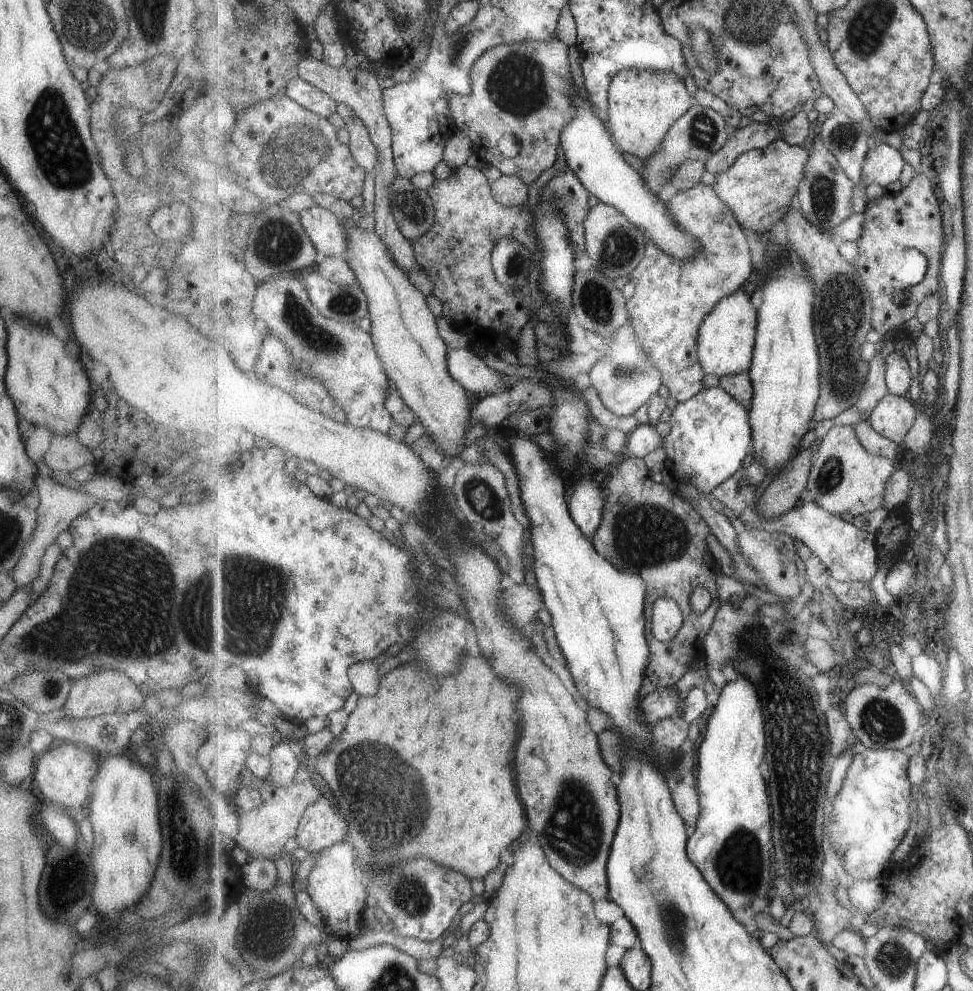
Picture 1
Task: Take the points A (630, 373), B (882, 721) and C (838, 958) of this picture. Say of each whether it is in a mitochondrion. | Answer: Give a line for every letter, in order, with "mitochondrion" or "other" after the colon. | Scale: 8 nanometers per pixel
A: mitochondrion
B: mitochondrion
C: other

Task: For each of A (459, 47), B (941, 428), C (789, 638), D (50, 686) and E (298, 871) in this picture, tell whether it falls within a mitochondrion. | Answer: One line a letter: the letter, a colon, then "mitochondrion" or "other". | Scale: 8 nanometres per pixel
A: mitochondrion
B: other
C: mitochondrion
D: mitochondrion
E: other

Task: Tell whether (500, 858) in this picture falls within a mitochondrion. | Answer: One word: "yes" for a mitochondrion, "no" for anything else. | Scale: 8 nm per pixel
no

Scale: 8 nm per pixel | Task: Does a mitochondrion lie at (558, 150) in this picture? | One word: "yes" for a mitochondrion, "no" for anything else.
no

